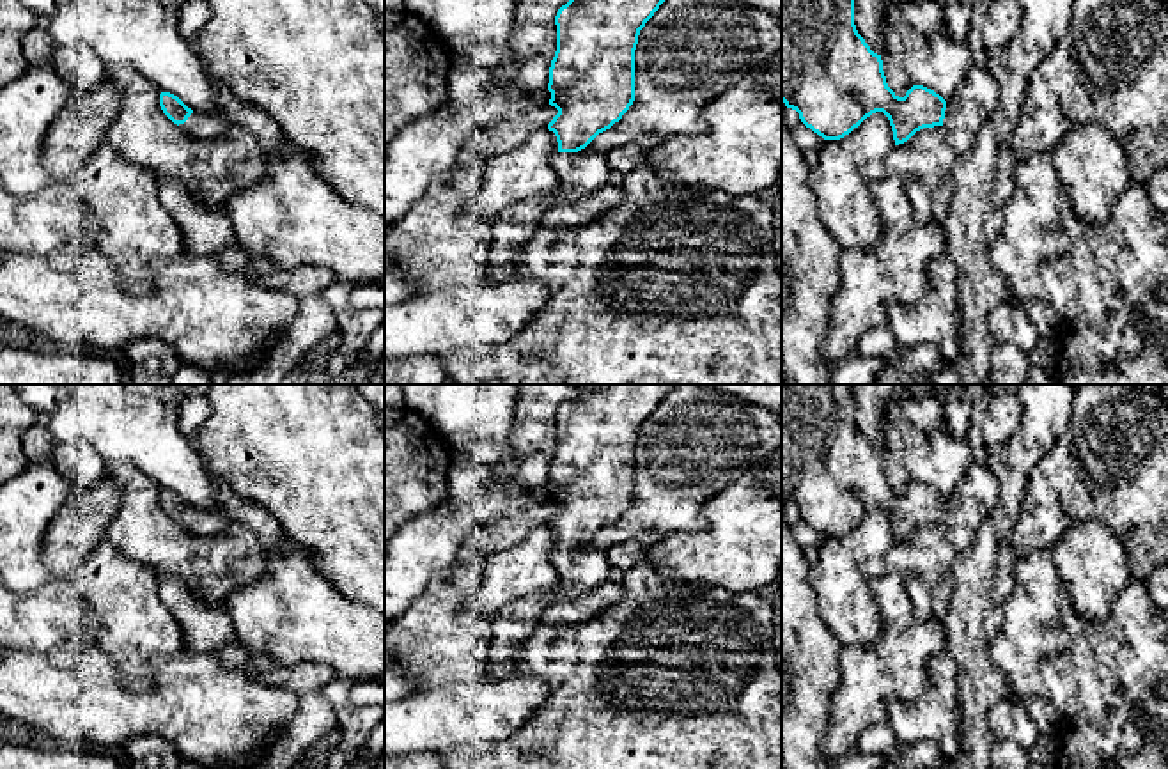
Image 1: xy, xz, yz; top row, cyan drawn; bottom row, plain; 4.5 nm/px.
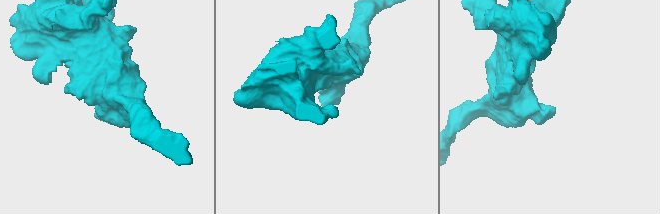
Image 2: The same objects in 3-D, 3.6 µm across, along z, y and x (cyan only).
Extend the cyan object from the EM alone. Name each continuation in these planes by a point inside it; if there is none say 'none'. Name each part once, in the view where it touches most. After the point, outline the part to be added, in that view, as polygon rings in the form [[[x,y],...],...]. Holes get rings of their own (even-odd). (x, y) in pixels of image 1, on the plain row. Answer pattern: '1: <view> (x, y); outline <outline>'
1: xz (578, 571); outline [[[557,549],[555,583],[539,595],[505,604],[493,618],[491,672],[487,677],[514,675],[519,647],[539,625],[542,611],[608,581],[610,562],[604,549]]]

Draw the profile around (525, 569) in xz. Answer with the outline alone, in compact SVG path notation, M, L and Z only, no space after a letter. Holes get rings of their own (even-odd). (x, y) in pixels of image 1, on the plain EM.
M548 524L533 528L519 544L486 556L482 583L471 608L494 617L505 604L539 595L555 583L558 539Z

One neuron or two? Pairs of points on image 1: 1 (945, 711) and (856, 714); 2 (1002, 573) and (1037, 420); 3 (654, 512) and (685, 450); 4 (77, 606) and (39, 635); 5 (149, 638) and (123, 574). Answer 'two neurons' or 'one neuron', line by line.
1: two neurons
2: one neuron
3: one neuron
4: one neuron
5: one neuron

